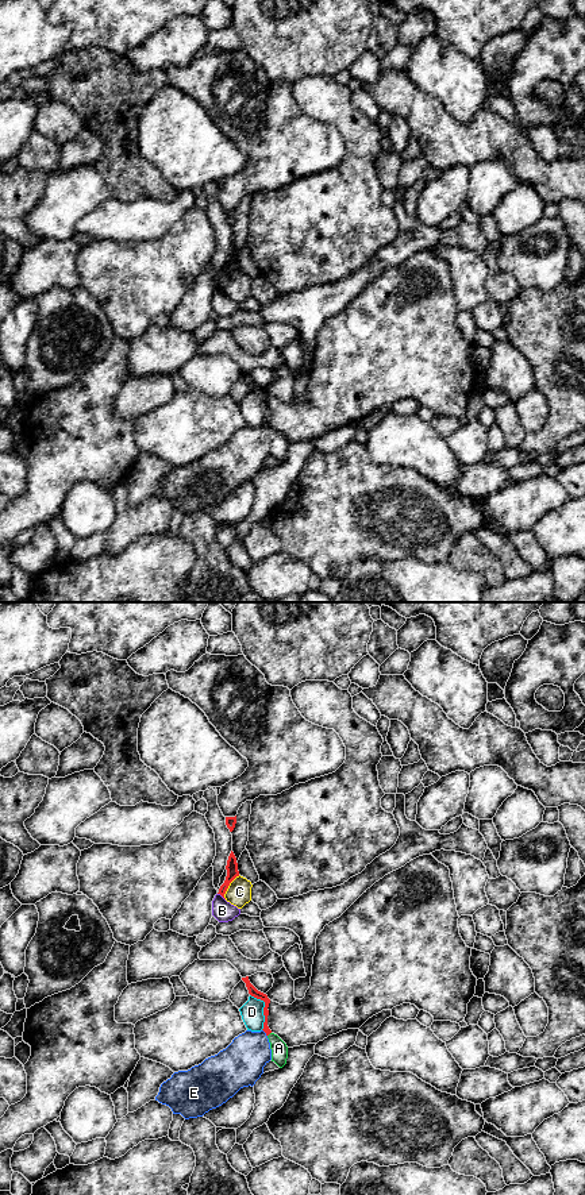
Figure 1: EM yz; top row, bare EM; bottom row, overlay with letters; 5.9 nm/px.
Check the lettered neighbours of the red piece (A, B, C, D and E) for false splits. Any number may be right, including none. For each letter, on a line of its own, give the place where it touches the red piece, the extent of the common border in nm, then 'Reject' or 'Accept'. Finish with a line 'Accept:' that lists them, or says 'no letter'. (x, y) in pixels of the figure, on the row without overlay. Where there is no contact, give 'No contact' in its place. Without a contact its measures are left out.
A: Touches red at yz (269, 428). Shared border 40 nm. Accept
B: Touches red at yz (222, 290). Shared border 60 nm. Reject
C: Touches red at yz (229, 280). Shared border 170 nm. Reject
D: Touches red at yz (264, 404). Shared border 220 nm. Reject
E: Touches red at yz (265, 427). Shared border 50 nm. Reject
Accept: A

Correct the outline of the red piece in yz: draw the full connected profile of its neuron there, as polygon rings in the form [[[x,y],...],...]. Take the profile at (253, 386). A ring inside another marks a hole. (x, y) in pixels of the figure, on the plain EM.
[[[249,371],[242,373],[242,375],[246,378],[246,382],[249,385],[249,389],[257,394],[261,394],[265,397],[263,402],[263,410],[265,410],[265,417],[263,417],[263,427],[266,428],[269,437],[270,437],[270,444],[272,444],[272,456],[274,456],[280,463],[282,463],[286,459],[288,454],[288,442],[286,439],[277,431],[274,429],[269,421],[268,421],[268,410],[269,410],[269,398],[270,394],[268,393],[266,389],[258,386],[249,375]]]

